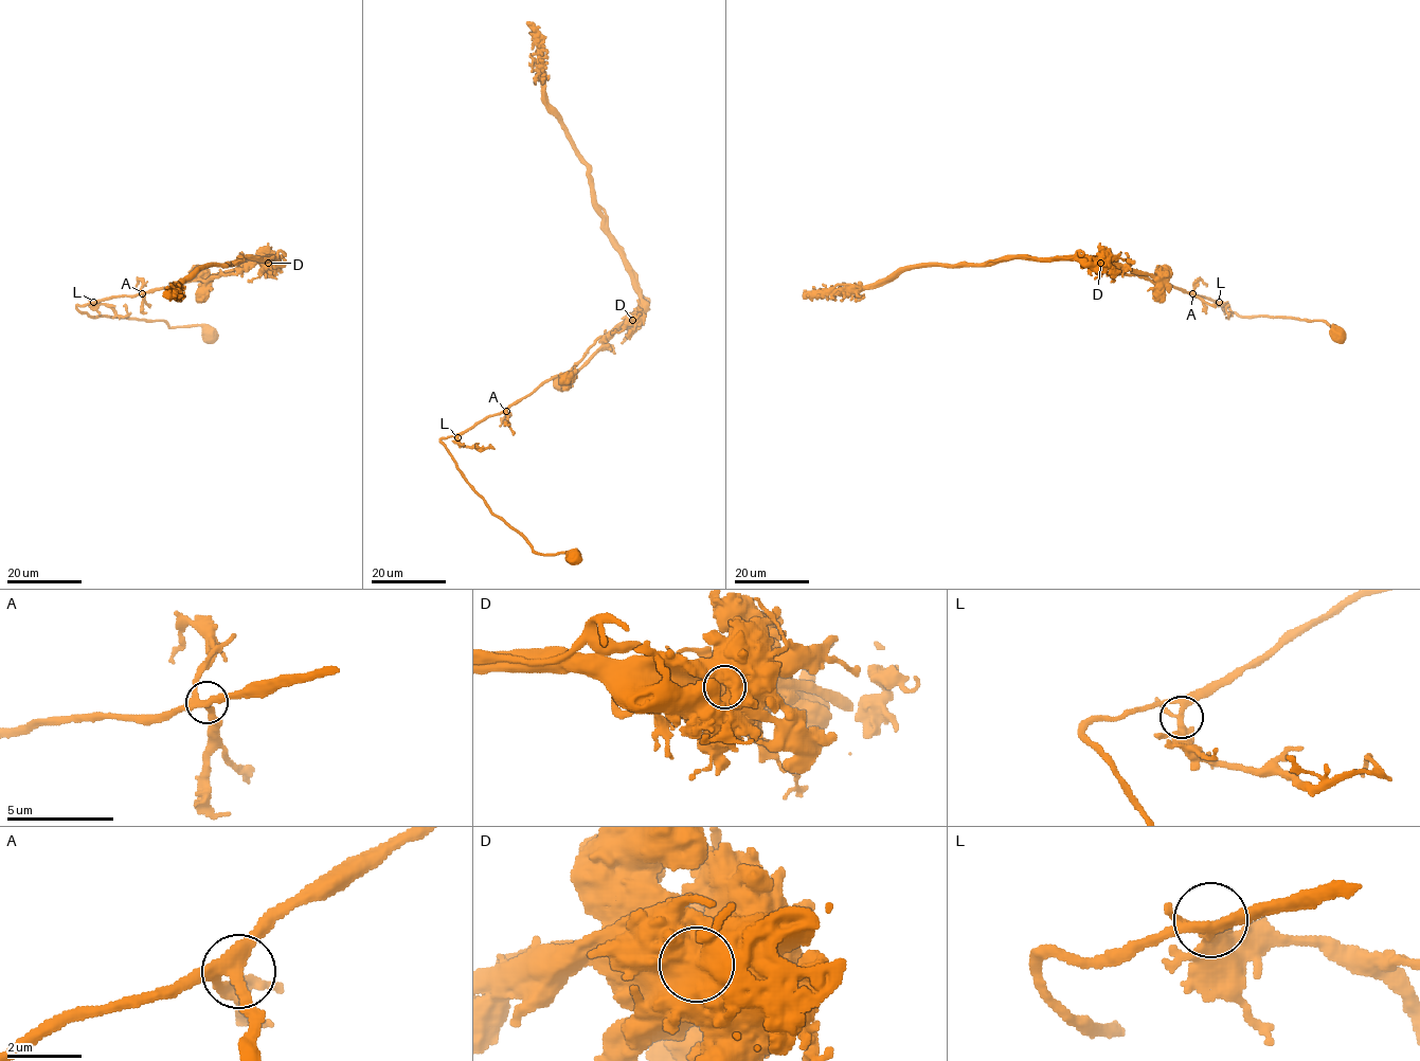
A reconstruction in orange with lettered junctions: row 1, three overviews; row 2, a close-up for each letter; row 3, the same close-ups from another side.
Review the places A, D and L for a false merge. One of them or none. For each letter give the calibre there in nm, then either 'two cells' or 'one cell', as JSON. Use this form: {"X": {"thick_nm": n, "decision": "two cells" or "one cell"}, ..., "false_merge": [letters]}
{"A": {"thick_nm": 340, "decision": "one cell"}, "D": {"thick_nm": 1350, "decision": "two cells"}, "L": {"thick_nm": 280, "decision": "one cell"}, "false_merge": ["D"]}

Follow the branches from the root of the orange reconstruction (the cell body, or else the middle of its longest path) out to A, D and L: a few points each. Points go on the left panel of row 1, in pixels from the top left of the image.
A: (210, 335), (200, 325), (169, 327), (163, 320), (91, 317), (76, 308), (115, 295), (142, 293)
D: (210, 335), (200, 325), (169, 327), (163, 320), (91, 317), (76, 306), (230, 273), (249, 263), (269, 263)
L: (210, 335), (200, 325), (169, 327), (163, 320), (91, 317), (76, 308), (93, 302)

